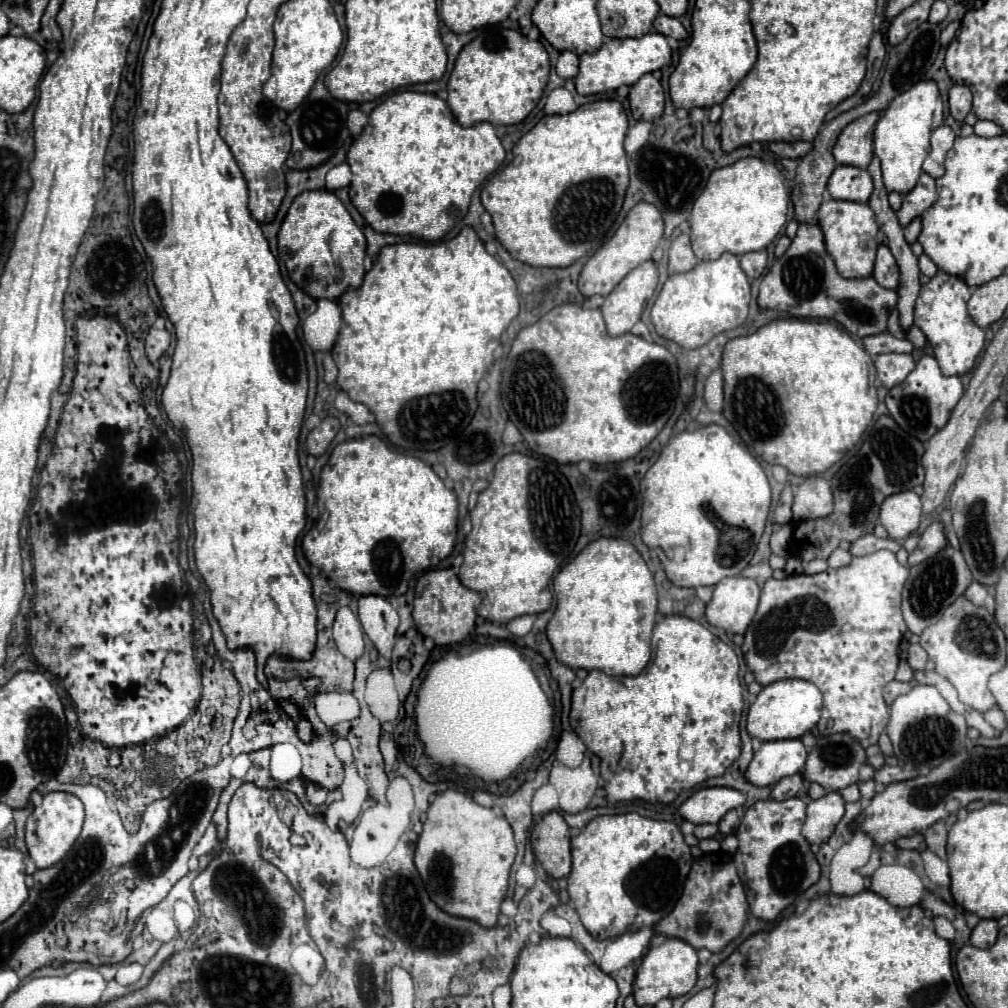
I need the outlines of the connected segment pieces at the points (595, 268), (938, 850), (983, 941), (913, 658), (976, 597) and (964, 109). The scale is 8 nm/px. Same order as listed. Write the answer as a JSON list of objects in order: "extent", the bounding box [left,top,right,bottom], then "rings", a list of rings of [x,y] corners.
[{"extent":[578,202,664,298],"rings":[[[640,202],[636,204],[626,220],[620,224],[620,228],[614,232],[614,236],[584,264],[582,272],[580,272],[580,278],[578,278],[578,288],[580,292],[590,298],[590,296],[608,296],[616,284],[630,272],[634,270],[636,266],[640,266],[642,262],[650,260],[656,244],[662,240],[662,234],[664,234],[664,222],[662,222],[662,216],[660,212],[656,210],[656,206],[648,204],[648,202]]]},{"extent":[924,822,946,860],"rings":[[[936,822],[934,826],[930,826],[926,832],[924,832],[924,838],[926,838],[926,844],[928,844],[928,850],[932,850],[938,858],[946,860],[946,826],[944,822]]]},{"extent":[970,920,998,948],"rings":[[[980,920],[978,926],[972,930],[970,944],[976,948],[990,948],[998,938],[998,924],[994,920]]]},{"extent":[908,644,928,670],"rings":[[[910,644],[908,648],[908,664],[912,666],[912,670],[924,670],[928,662],[928,654],[920,644]]]},{"extent":[966,582,988,606],"rings":[[[972,582],[972,586],[968,586],[968,590],[966,590],[966,598],[968,598],[970,602],[978,604],[978,606],[984,604],[984,598],[986,598],[986,596],[988,596],[986,586],[982,586],[982,584],[978,584],[978,582]]]},{"extent":[948,86,972,122],"rings":[[[952,86],[948,102],[950,102],[950,114],[958,122],[964,122],[966,114],[972,110],[972,92],[966,86]]]}]

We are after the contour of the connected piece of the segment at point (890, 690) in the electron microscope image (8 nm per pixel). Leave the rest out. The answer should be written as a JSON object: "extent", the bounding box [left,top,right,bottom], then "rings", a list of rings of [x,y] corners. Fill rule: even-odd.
{"extent":[884,680,912,704],"rings":[[[892,680],[884,686],[884,700],[886,704],[892,704],[900,694],[906,694],[912,686],[908,682],[898,682],[898,680]]]}

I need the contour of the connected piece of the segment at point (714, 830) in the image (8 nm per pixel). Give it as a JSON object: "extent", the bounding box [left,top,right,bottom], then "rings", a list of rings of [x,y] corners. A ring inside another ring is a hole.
{"extent":[694,824,718,840],"rings":[[[700,824],[694,830],[694,836],[698,840],[708,840],[708,838],[714,838],[716,834],[718,834],[718,826],[716,824]]]}

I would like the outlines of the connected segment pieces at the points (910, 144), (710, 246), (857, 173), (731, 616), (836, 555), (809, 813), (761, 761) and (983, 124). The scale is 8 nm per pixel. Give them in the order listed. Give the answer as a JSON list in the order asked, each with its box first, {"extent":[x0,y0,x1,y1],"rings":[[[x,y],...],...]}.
[{"extent":[874,80,942,194],"rings":[[[920,80],[918,84],[912,84],[906,92],[898,94],[888,104],[888,108],[884,110],[882,118],[878,120],[878,124],[874,128],[874,152],[880,158],[884,186],[886,186],[888,192],[896,190],[900,194],[906,194],[914,188],[914,184],[918,182],[918,176],[922,174],[922,162],[924,162],[924,158],[928,156],[928,150],[930,150],[930,134],[940,124],[942,124],[942,98],[940,98],[940,90],[938,90],[934,80]]]},{"extent":[690,158,788,260],"rings":[[[742,158],[730,166],[716,168],[704,192],[694,202],[690,236],[698,260],[716,260],[724,252],[746,254],[764,250],[786,224],[788,188],[780,170],[760,158]]]},{"extent":[828,166,872,202],"rings":[[[836,166],[828,180],[828,192],[836,200],[868,202],[872,194],[872,178],[856,166]]]},{"extent":[706,576,760,634],"rings":[[[734,576],[720,580],[714,588],[712,602],[706,606],[706,620],[716,626],[724,628],[728,634],[744,634],[748,624],[752,622],[756,608],[758,608],[758,598],[760,598],[760,588],[754,580],[744,578],[744,576]]]},{"extent":[828,548,852,568],"rings":[[[836,548],[830,558],[828,558],[828,566],[830,568],[842,568],[842,566],[848,566],[852,560],[852,554],[848,550],[842,550],[842,548]]]},{"extent":[802,792,844,844],"rings":[[[828,792],[826,796],[812,800],[806,808],[806,820],[802,826],[802,836],[810,844],[824,844],[840,818],[844,816],[844,798],[838,792]]]},{"extent":[746,740,808,786],"rings":[[[774,740],[762,742],[762,748],[754,754],[746,778],[758,786],[774,786],[782,776],[802,772],[808,750],[802,740]]]},{"extent":[974,120,1002,138],"rings":[[[978,120],[978,122],[974,124],[974,134],[976,134],[976,136],[982,136],[982,138],[992,138],[992,136],[1002,134],[1002,128],[1000,128],[1000,126],[996,126],[994,122]]]}]

